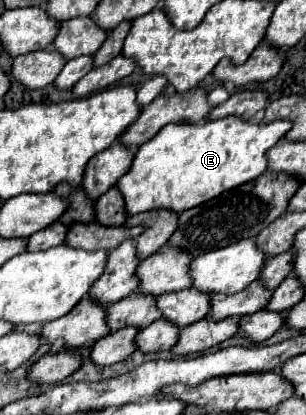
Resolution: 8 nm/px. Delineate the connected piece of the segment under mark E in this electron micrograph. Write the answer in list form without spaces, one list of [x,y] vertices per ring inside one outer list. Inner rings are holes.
[[[238,117],[202,125],[166,125],[166,129],[136,149],[130,169],[116,183],[124,197],[126,213],[136,215],[152,209],[182,213],[218,197],[222,191],[256,179],[266,171],[266,149],[274,147],[288,129],[288,121],[260,125]]]

